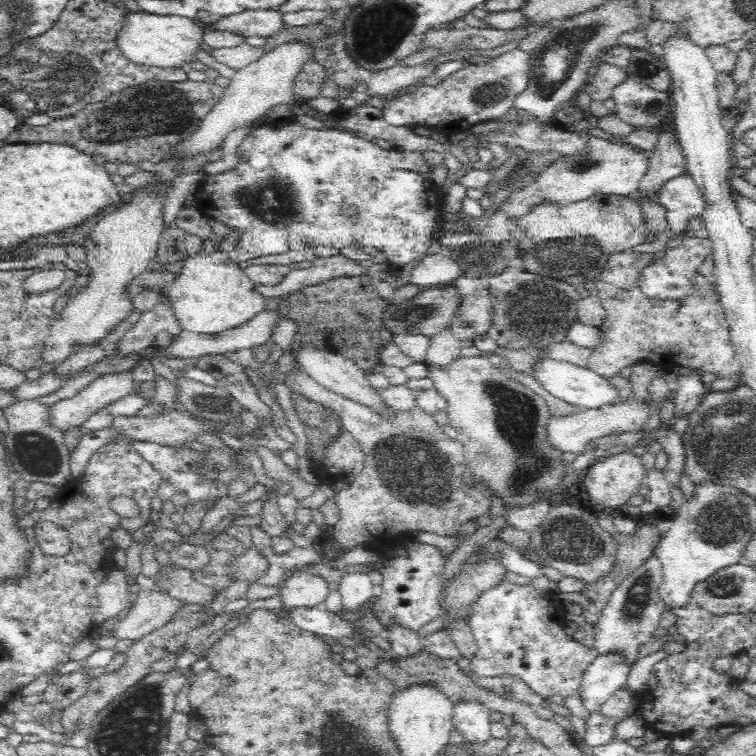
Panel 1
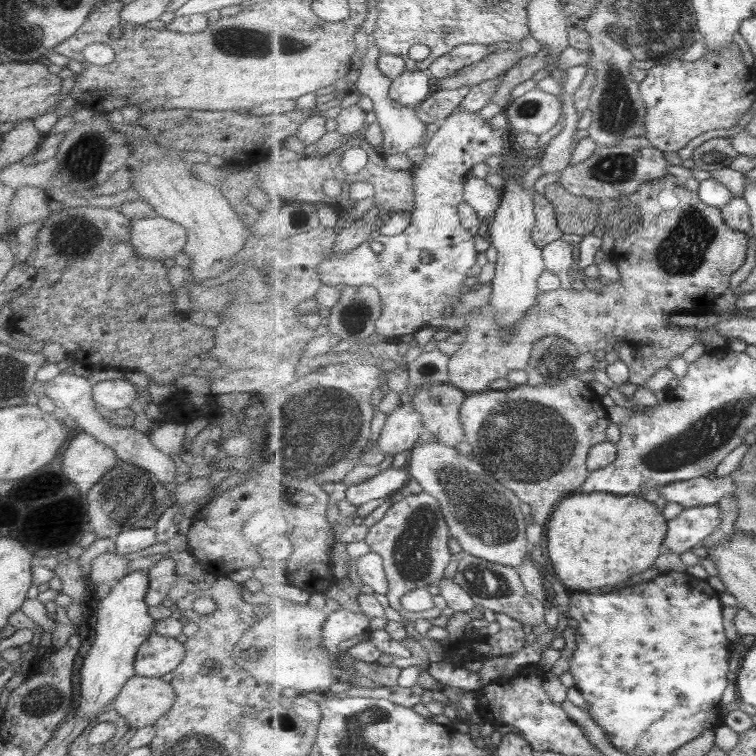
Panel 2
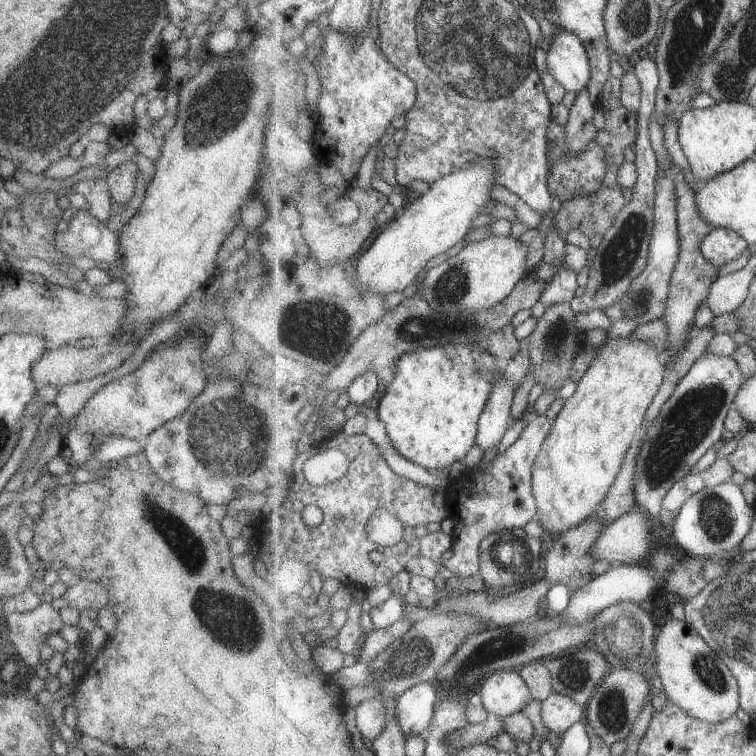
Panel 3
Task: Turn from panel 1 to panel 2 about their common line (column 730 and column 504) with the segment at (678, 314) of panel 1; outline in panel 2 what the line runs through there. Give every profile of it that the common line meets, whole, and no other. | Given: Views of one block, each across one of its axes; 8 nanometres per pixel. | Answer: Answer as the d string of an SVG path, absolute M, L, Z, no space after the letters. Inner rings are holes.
M673 175L643 183L632 197L641 211L643 226L627 238L615 240L611 257L618 266L620 279L603 286L599 291L574 291L561 286L557 290L542 292L537 306L512 330L510 342L509 338L504 338L502 325L491 304L477 309L471 317L467 317L468 337L462 344L462 349L450 357L450 384L467 394L487 391L493 380L505 379L511 370L524 371L530 366L534 344L540 338L559 335L571 339L582 354L616 350L619 358L630 369L630 382L641 387L657 372L669 366L671 360L697 344L699 330L674 327L671 325L671 318L675 314L704 313L711 310L713 300L731 288L731 276L745 264L749 238L745 231L727 225L721 209L708 206L702 201L699 192L687 190L682 180Z

